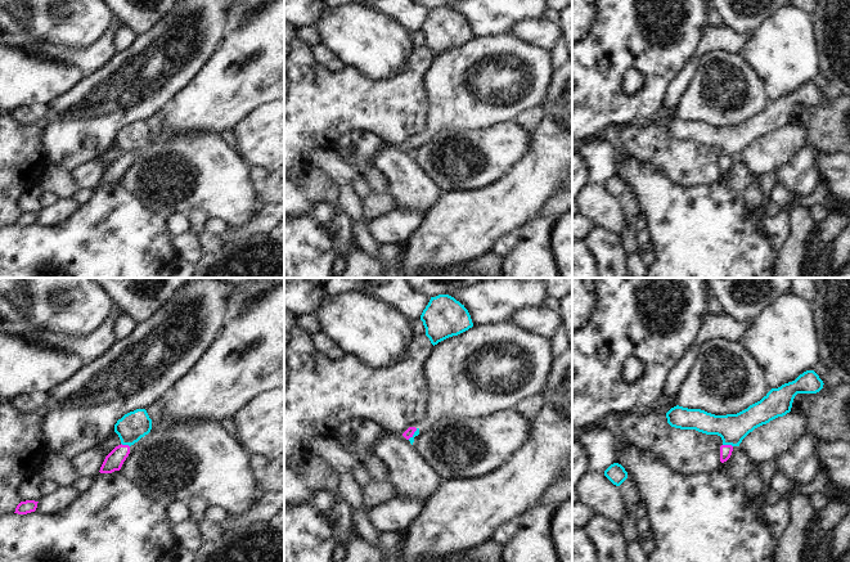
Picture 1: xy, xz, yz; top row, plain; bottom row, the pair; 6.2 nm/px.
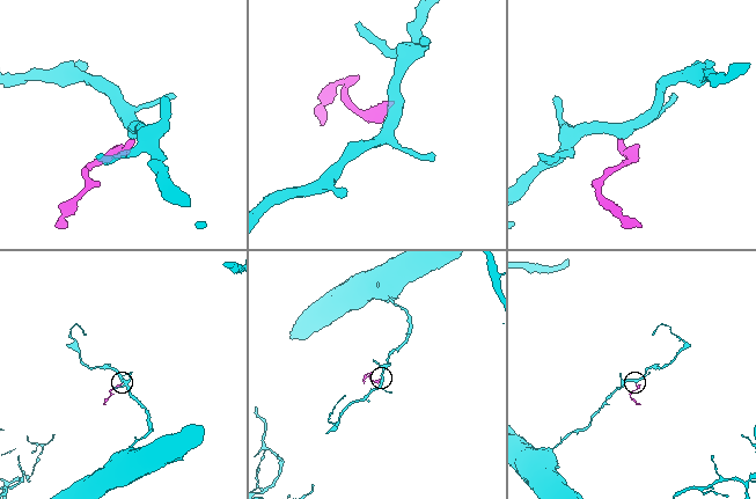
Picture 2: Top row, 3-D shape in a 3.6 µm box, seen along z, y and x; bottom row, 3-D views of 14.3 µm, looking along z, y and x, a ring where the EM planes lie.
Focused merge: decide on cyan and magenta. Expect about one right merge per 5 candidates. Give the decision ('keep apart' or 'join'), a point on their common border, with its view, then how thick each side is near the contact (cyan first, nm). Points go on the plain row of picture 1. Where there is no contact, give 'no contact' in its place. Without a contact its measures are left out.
keep apart | yz (728, 156) | 180/80 nm

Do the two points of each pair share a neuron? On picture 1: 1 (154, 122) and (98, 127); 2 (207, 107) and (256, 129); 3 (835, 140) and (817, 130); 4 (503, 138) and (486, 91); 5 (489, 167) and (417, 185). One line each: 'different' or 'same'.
1: different
2: different
3: same
4: different
5: different

